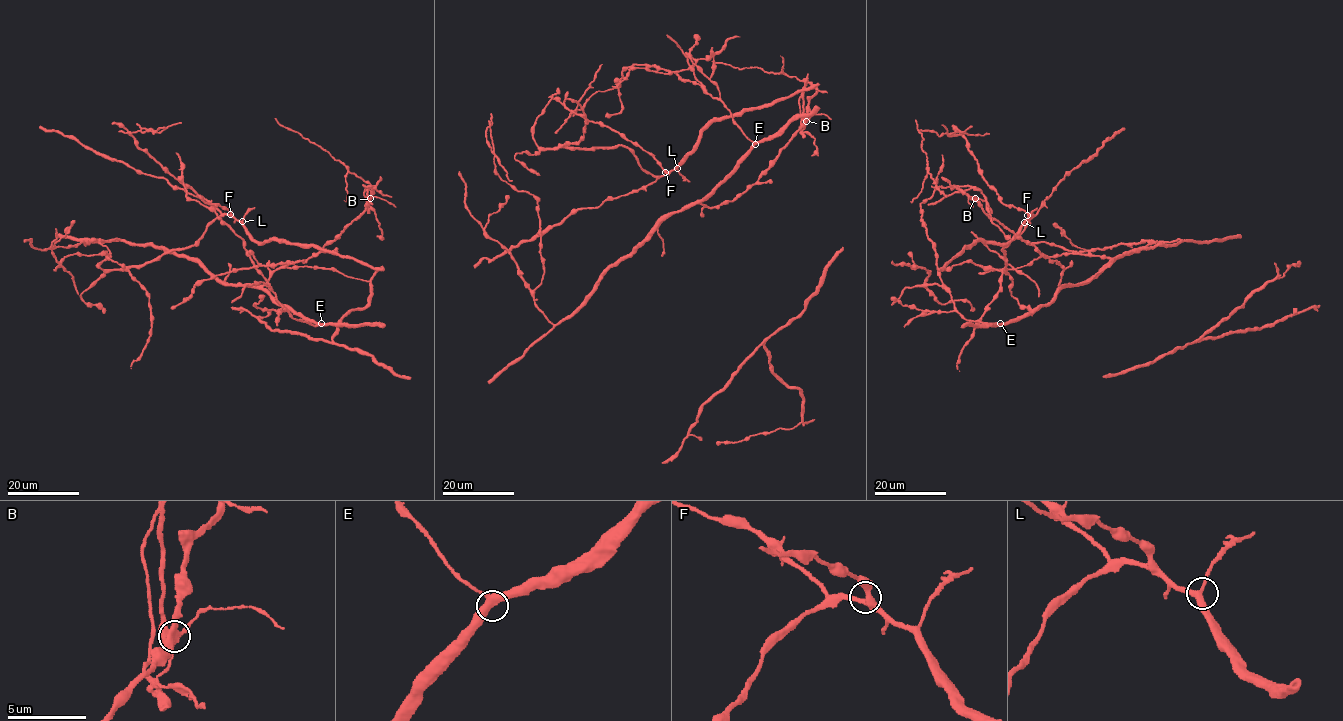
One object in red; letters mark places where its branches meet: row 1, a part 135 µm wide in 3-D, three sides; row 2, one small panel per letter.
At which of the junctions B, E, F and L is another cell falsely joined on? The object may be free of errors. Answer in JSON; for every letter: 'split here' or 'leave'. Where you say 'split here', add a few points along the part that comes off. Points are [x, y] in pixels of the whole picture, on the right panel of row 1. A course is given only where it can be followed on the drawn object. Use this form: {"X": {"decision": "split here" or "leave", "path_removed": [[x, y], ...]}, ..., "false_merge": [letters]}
{"B": {"decision": "split here"}, "E": {"decision": "leave"}, "F": {"decision": "leave"}, "L": {"decision": "leave"}, "false_merge": ["B"]}

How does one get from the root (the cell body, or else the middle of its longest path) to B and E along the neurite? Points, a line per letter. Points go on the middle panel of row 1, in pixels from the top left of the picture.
B: (711, 95), (729, 110), (753, 148), (710, 194), (696, 202), (709, 207), (735, 200), (754, 185), (806, 120)
E: (711, 95), (723, 104), (733, 122), (755, 144)

